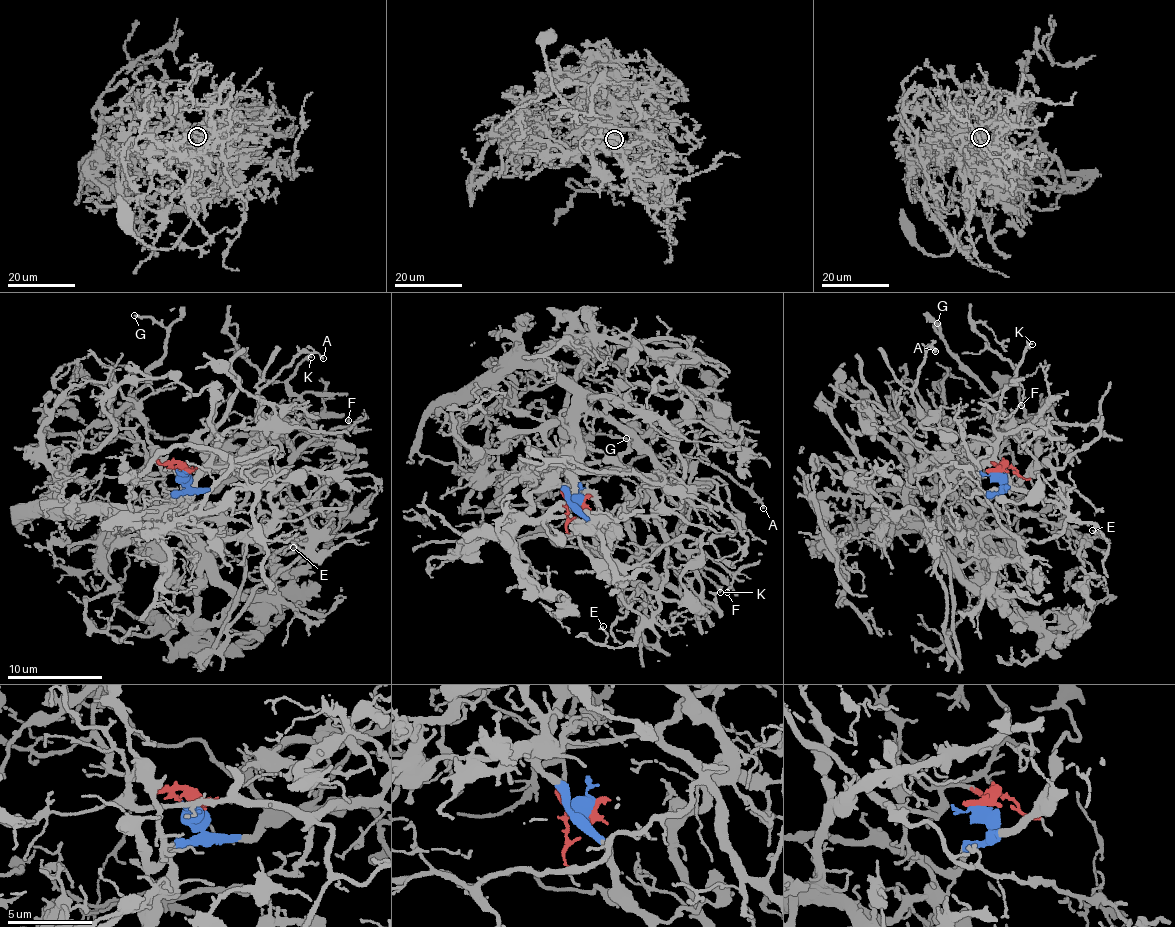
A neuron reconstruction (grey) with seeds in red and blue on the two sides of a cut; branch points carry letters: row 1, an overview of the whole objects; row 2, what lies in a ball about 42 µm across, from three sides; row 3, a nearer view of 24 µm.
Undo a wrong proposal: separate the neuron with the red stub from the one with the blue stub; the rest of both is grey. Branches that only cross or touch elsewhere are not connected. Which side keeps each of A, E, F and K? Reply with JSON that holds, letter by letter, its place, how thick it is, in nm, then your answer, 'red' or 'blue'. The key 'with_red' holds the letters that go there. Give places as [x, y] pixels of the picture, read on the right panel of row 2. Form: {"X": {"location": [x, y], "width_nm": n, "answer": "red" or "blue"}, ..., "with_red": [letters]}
{"A": {"location": [935, 351], "width_nm": 120, "answer": "blue"}, "E": {"location": [1092, 530], "width_nm": 130, "answer": "blue"}, "F": {"location": [1021, 405], "width_nm": 100, "answer": "blue"}, "K": {"location": [1032, 344], "width_nm": 200, "answer": "blue"}, "with_red": []}

